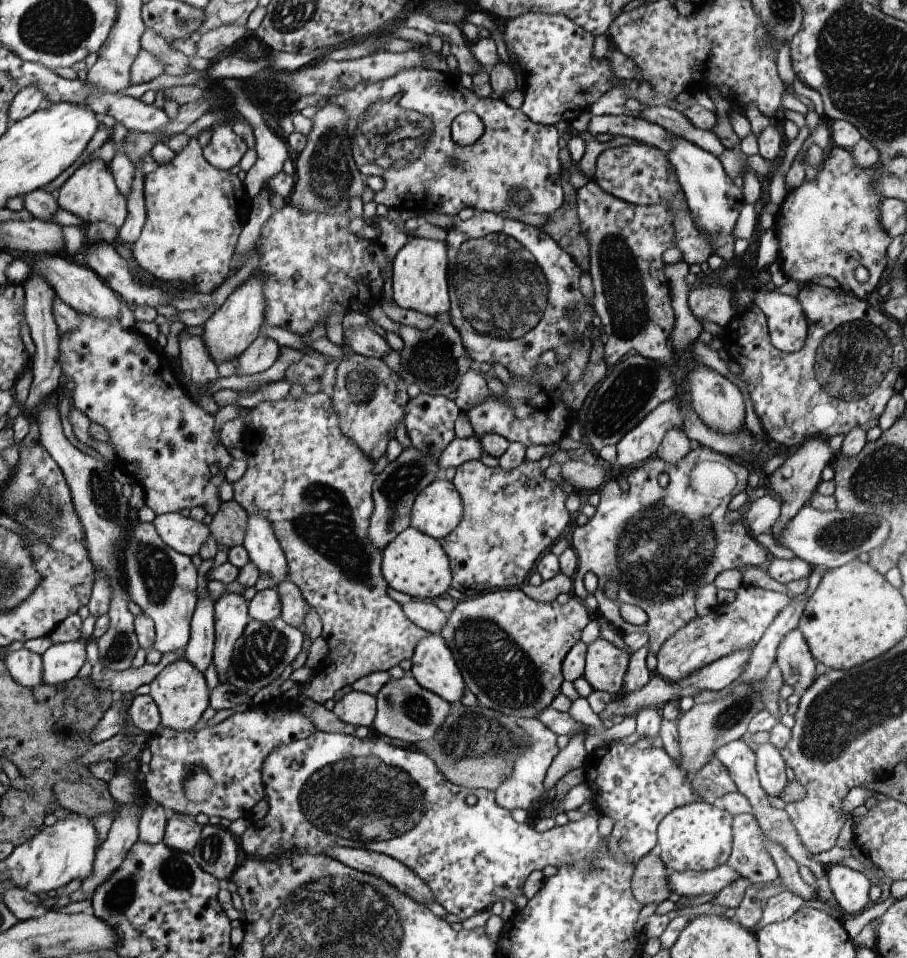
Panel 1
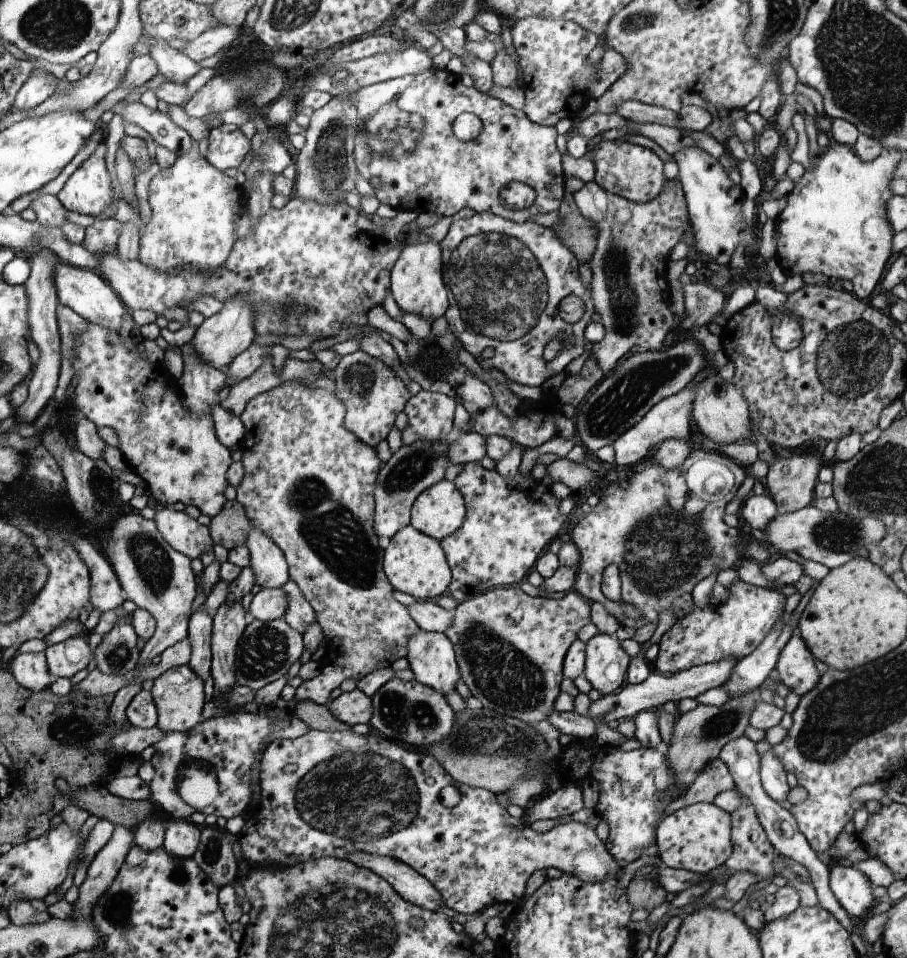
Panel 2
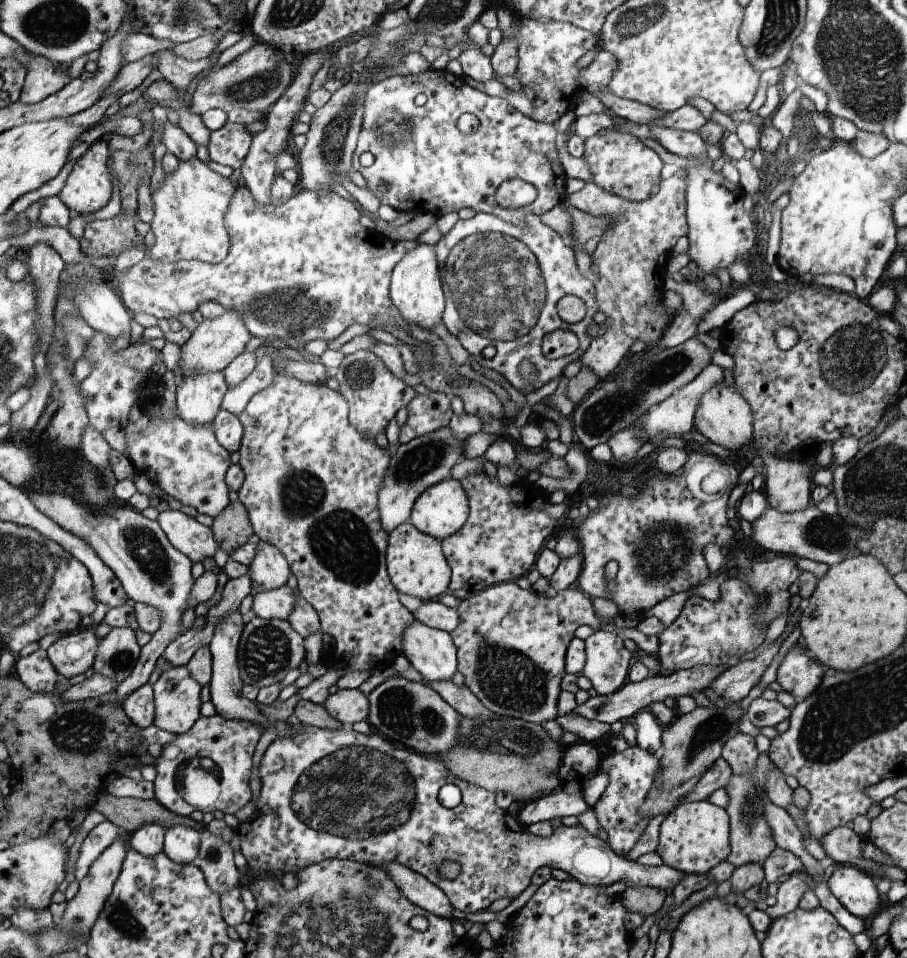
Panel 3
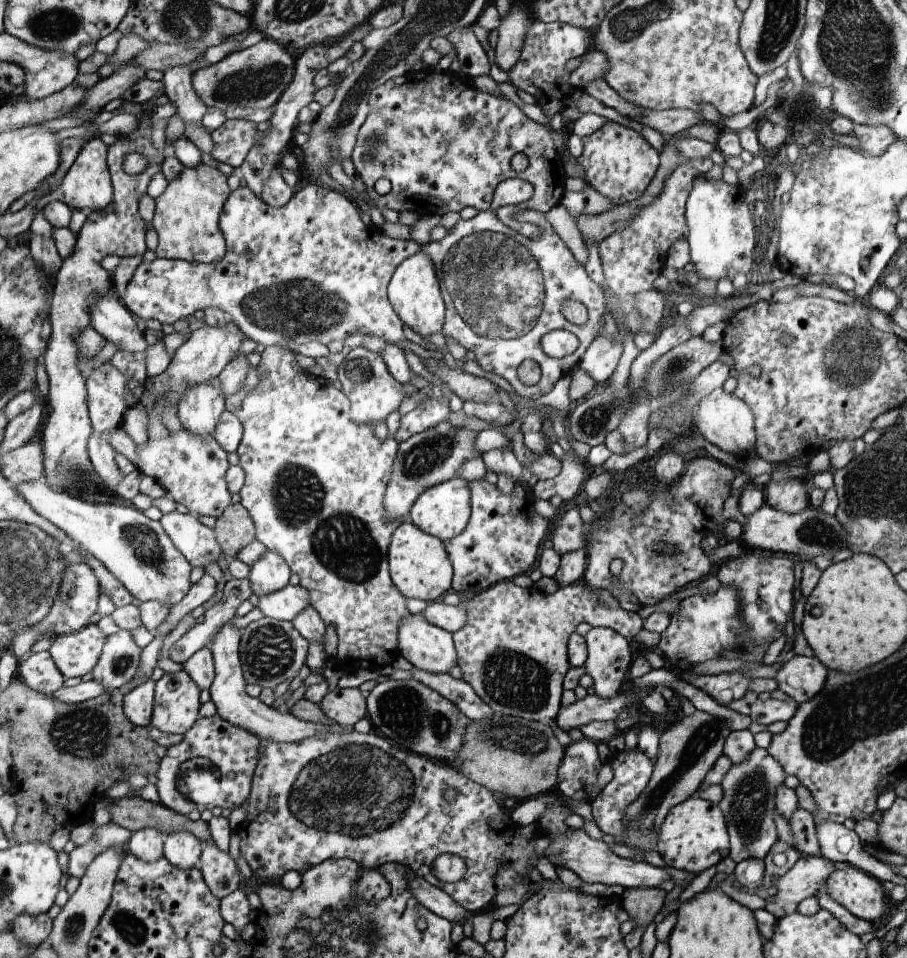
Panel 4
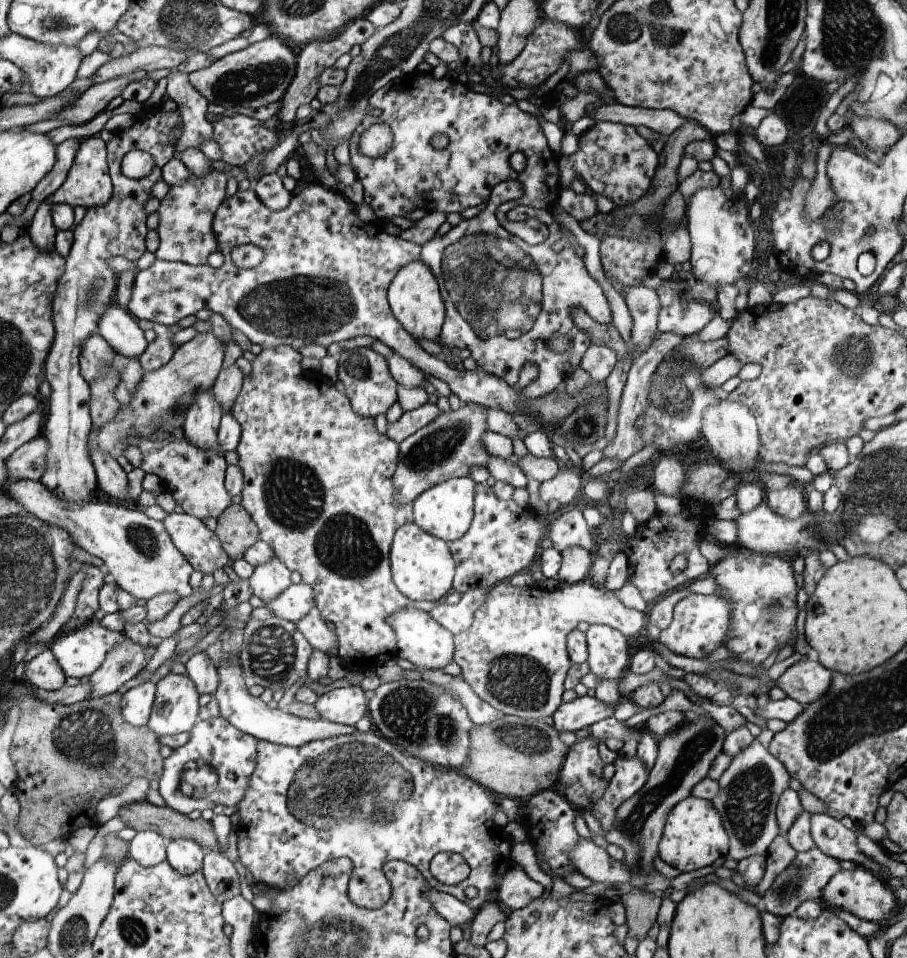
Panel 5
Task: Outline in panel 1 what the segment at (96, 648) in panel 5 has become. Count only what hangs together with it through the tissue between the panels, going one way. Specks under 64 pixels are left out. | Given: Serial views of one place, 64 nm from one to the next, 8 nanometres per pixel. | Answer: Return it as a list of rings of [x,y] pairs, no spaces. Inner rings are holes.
[[[82,638],[79,641],[51,645],[43,656],[44,684],[56,686],[71,681],[84,662],[86,662],[86,644]]]

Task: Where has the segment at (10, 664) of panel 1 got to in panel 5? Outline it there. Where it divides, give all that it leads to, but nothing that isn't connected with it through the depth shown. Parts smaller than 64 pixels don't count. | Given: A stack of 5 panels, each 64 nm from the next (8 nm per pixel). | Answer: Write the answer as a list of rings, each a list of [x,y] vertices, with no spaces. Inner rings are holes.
[[[46,648],[26,664],[21,681],[36,690],[57,691],[64,686],[64,673],[55,654]]]

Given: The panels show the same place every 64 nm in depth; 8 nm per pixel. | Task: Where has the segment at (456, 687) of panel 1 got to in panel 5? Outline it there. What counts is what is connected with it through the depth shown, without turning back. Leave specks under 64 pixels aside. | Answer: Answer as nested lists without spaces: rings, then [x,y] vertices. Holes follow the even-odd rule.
[[[409,602],[391,616],[390,623],[398,639],[398,657],[410,660],[418,668],[421,666],[422,668],[441,669],[448,662],[452,662],[455,652],[455,635],[440,624],[430,612],[418,609],[413,602]]]

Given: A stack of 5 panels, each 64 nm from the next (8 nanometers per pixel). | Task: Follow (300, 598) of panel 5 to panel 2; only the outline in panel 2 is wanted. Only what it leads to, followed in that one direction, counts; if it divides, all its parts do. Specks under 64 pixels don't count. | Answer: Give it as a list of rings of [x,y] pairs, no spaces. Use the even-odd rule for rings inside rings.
[[[282,587],[261,589],[253,596],[248,611],[261,621],[282,619],[287,611],[287,594]]]

